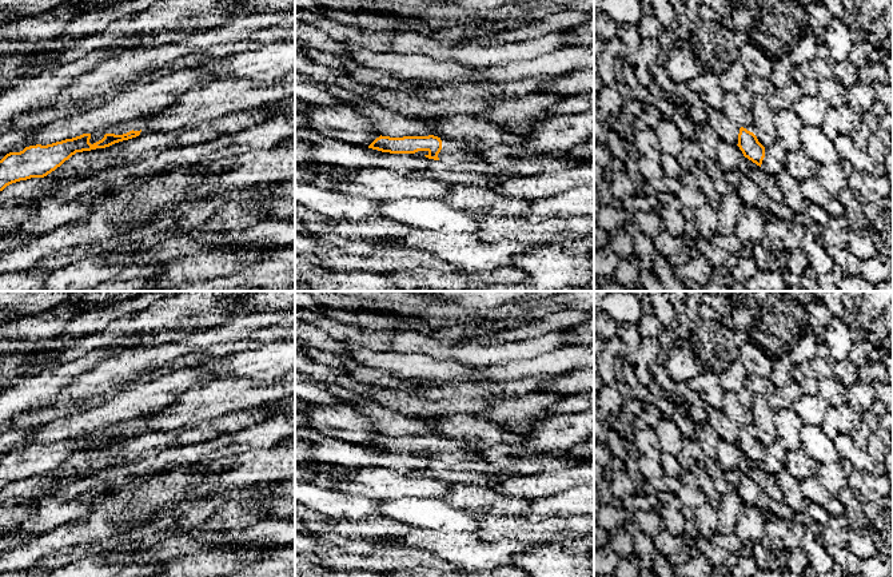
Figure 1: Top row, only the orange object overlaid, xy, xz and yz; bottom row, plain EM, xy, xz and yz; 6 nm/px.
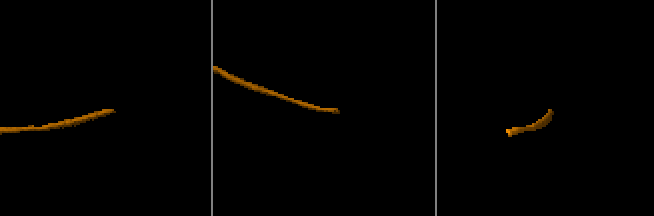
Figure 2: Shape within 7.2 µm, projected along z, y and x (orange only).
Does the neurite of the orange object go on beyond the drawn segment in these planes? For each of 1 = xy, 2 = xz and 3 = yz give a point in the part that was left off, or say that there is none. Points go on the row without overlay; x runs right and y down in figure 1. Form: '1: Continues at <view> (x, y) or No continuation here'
1: Continues at xy (220, 397)
2: Continues at xz (453, 450)
3: Continues at yz (750, 426)

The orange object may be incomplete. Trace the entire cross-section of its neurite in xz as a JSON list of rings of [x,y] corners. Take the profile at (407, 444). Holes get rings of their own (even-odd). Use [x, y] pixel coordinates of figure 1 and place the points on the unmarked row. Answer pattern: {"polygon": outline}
{"polygon": [[[434,434],[428,435],[403,435],[376,437],[368,447],[390,453],[404,453],[410,455],[426,455],[428,458],[440,459],[447,463],[458,463],[463,461],[481,461],[478,454],[474,454],[465,439],[446,439]]]}

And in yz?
{"polygon": [[[754,423],[739,427],[738,446],[743,455],[761,466],[765,457],[765,446],[757,438],[758,429]]]}

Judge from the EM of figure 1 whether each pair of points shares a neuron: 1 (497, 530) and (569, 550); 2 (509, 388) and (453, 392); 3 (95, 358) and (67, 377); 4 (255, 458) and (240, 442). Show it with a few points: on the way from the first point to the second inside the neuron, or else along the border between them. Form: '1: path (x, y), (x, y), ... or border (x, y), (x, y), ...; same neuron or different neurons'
1: path (514, 530), (551, 533); same neuron
2: path (495, 390), (466, 390); same neuron
3: path (88, 362), (74, 370); same neuron
4: border (278, 442), (267, 448), (252, 448), (216, 458); different neurons

